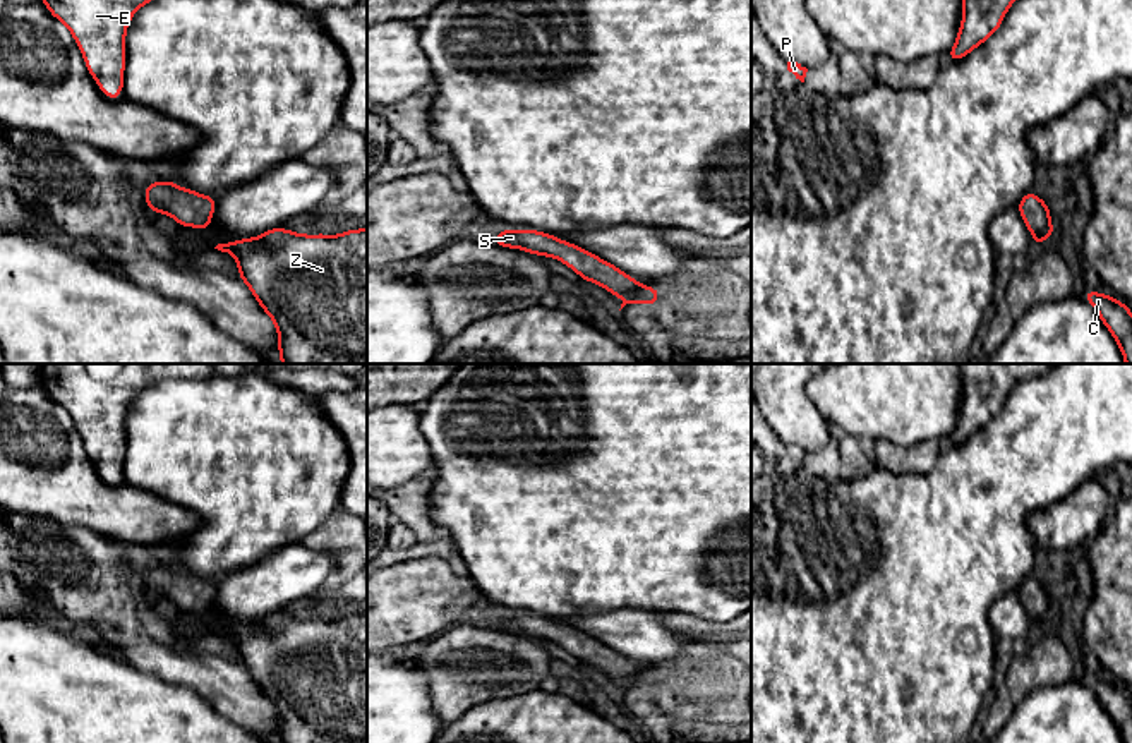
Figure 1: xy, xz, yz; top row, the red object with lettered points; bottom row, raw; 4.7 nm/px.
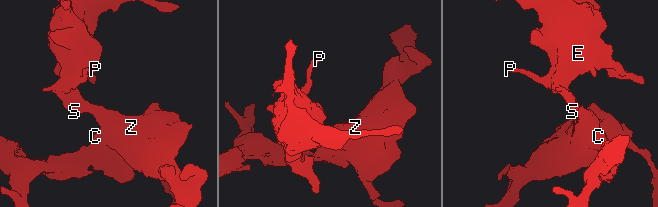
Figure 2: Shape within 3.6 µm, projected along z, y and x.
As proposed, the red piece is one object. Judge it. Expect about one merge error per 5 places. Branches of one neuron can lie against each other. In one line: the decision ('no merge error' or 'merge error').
no merge error

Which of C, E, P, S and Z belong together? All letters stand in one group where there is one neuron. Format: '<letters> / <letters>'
C E P S Z

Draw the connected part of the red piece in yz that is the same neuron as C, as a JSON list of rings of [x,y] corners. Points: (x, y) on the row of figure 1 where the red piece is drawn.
[[[1084,290],[1082,297],[1096,309],[1101,323],[1113,335],[1125,364],[1132,364],[1132,312],[1127,304],[1094,290]]]

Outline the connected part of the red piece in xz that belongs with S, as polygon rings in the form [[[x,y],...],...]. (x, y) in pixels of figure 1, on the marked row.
[[[499,230],[499,233],[492,237],[492,242],[499,247],[521,249],[542,257],[556,257],[576,271],[580,278],[607,288],[611,297],[619,295],[623,299],[621,309],[626,304],[636,302],[655,307],[660,297],[660,288],[638,283],[609,261],[597,257],[580,245],[568,244],[556,235],[537,230]]]

